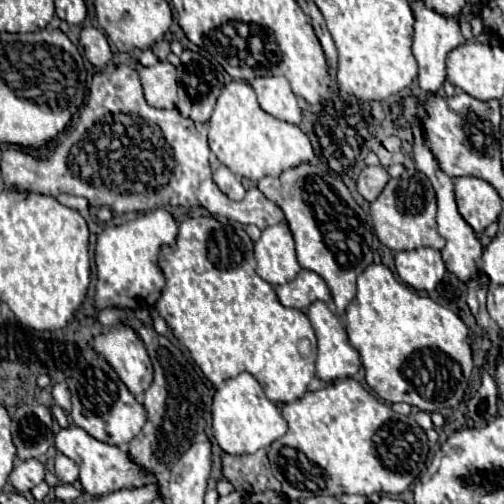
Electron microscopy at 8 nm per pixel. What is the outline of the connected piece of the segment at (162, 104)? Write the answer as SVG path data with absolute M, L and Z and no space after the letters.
M160 61L152 67L140 67L138 71L148 105L156 109L174 109L178 103L176 67L168 61Z

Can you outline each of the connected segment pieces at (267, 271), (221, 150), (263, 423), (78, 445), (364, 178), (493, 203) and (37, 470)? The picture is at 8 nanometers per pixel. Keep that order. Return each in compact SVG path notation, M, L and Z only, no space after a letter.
M286 221L272 225L268 229L262 231L262 237L256 241L254 245L254 255L256 255L256 273L268 281L270 285L284 285L288 281L292 281L292 277L296 277L296 273L302 269L300 263L296 261L296 251L294 251L294 239L290 233L290 227Z
M230 81L222 89L210 117L208 145L220 163L238 177L246 177L250 181L258 181L266 175L278 177L286 169L314 159L310 139L302 133L302 129L268 115L258 105L256 93L246 81Z
M240 373L228 379L216 393L212 403L212 433L216 443L230 455L248 455L270 447L272 441L286 433L288 425L276 403L266 399L262 387L250 373Z
M76 425L62 427L54 435L54 447L60 453L64 453L66 457L70 457L72 461L76 461L76 465L80 467L80 483L82 483L84 491L90 493L92 497L102 497L102 495L114 493L122 487L142 487L150 481L156 481L156 477L148 475L142 467L132 463L128 453L124 453L120 447L96 441L94 437L90 437L88 433L84 433L84 429L80 429Z
M382 165L366 167L356 179L356 189L366 201L374 201L382 193L388 179L390 179L390 175L386 173L386 169Z
M456 177L454 179L456 203L464 221L482 233L490 223L498 221L502 211L502 199L492 185L478 177Z
M28 459L28 461L20 461L16 463L14 471L10 473L10 483L20 491L20 493L26 493L30 491L34 485L42 483L44 481L44 475L46 475L46 467L44 463L40 463L38 459Z

